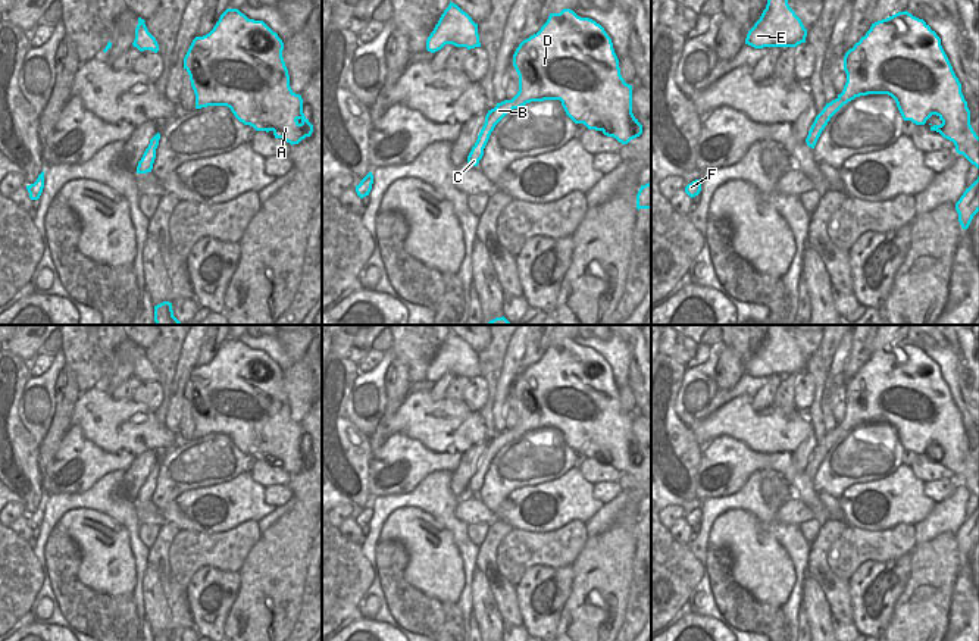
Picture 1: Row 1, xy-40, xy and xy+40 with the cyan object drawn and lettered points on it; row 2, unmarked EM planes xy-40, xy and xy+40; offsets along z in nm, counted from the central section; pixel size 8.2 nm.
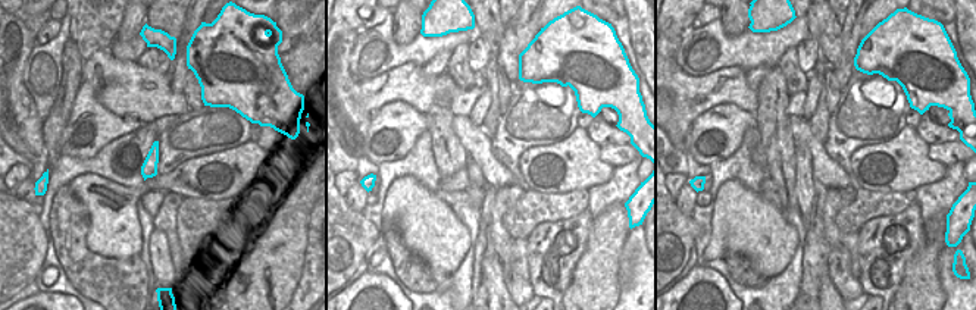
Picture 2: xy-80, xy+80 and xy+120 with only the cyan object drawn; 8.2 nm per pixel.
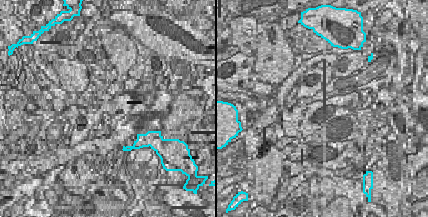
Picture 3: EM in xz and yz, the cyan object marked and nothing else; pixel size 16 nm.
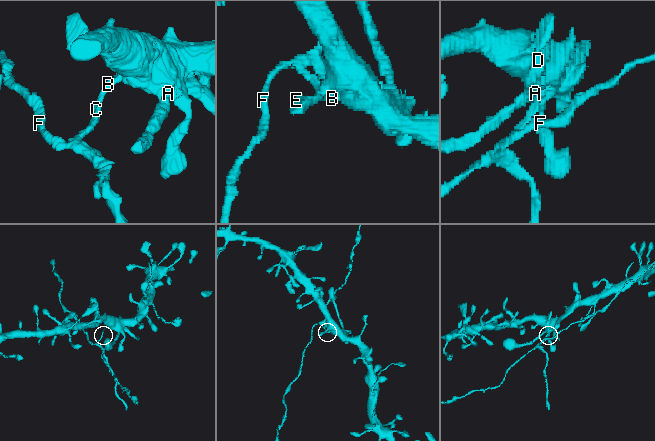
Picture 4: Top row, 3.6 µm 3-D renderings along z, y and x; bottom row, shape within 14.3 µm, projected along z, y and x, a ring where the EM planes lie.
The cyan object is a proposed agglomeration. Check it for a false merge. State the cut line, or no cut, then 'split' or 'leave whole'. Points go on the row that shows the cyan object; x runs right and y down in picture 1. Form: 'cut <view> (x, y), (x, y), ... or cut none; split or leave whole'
cut xy (510, 100), (513, 108); split

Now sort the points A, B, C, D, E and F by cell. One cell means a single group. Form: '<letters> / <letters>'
A D E / B C F

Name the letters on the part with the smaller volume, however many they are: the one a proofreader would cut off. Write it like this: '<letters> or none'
B, C, F

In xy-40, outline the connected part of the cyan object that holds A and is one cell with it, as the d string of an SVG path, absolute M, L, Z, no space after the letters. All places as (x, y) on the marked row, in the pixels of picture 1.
M226 9L213 29L196 37L184 57L196 94L196 109L226 106L244 125L256 131L272 131L275 138L298 144L313 132L303 113L303 99L290 87L282 57L284 43L263 21L248 19L238 9Z

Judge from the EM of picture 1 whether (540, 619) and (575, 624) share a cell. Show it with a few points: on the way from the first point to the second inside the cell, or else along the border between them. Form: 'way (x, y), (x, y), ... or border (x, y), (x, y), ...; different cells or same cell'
border (572, 590), (556, 625); different cells

